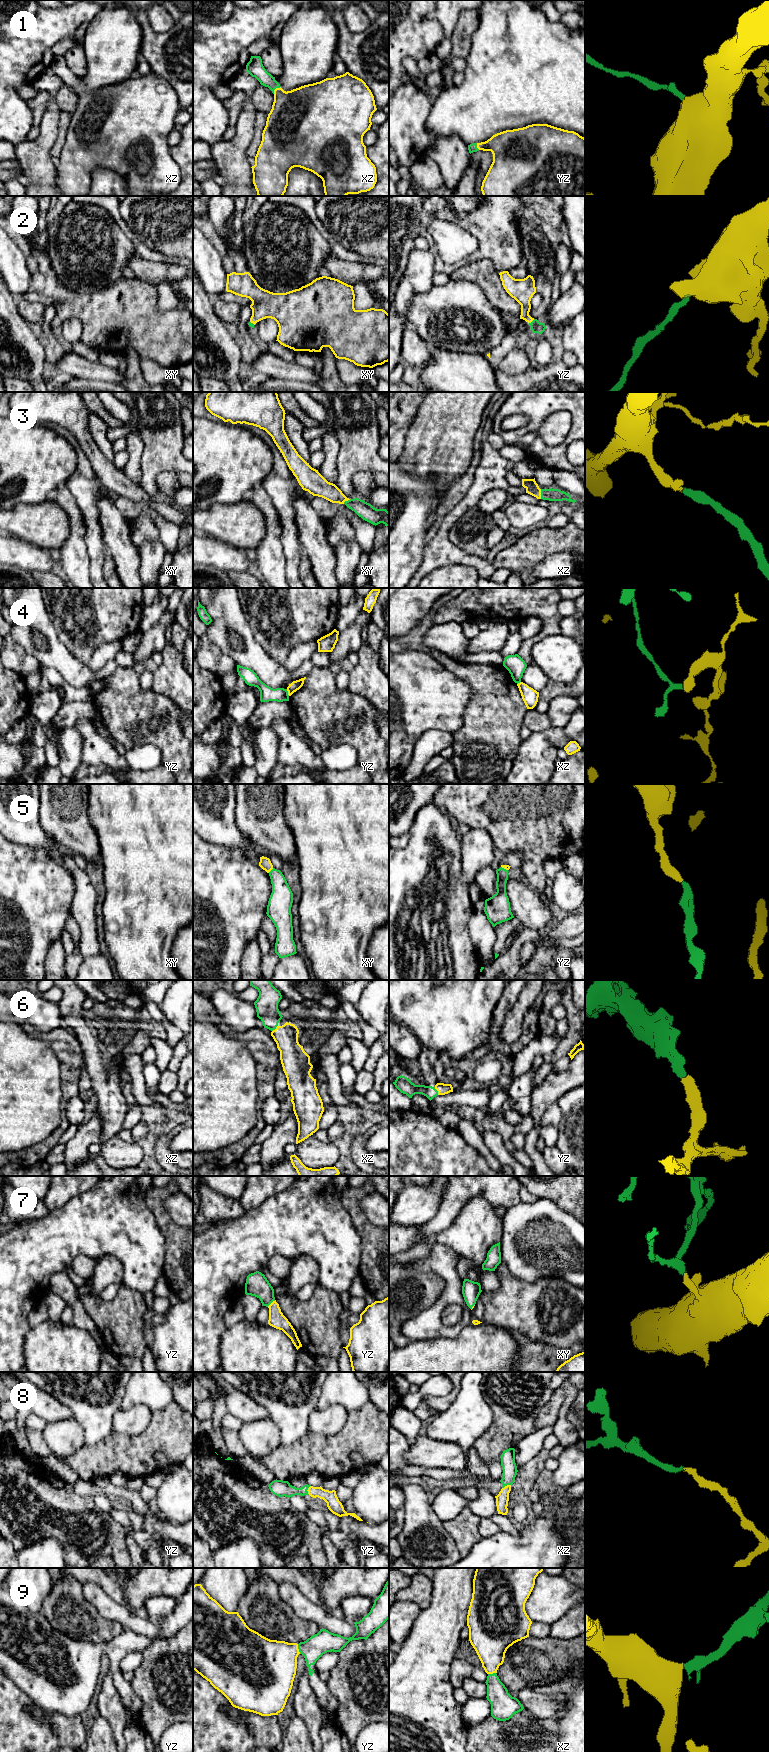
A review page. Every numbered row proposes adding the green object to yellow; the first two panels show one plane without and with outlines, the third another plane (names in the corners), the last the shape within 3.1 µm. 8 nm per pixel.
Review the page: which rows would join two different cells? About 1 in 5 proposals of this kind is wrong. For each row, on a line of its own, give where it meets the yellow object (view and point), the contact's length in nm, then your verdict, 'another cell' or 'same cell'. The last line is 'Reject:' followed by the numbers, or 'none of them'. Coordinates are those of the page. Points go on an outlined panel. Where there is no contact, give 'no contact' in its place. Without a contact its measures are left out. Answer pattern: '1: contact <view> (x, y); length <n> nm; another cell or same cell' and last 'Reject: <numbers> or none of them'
1: contact xz (275, 89); length 80 nm; same cell
2: contact yz (531, 321); length 60 nm; same cell
3: contact xz (540, 494); length 80 nm; same cell
4: contact yz (288, 692); length 60 nm; another cell
5: contact xy (270, 870); length 60 nm; same cell
6: contact yz (437, 1090); length 70 nm; same cell
7: contact yz (272, 1302); length 90 nm; same cell
8: contact yz (307, 1490); length 70 nm; same cell
9: contact yz (298, 1649); length 80 nm; same cell
Reject: 4

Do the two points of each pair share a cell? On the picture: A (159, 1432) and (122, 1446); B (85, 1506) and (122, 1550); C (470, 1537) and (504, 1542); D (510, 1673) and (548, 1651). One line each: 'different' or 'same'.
A: same
B: same
C: different
D: same

